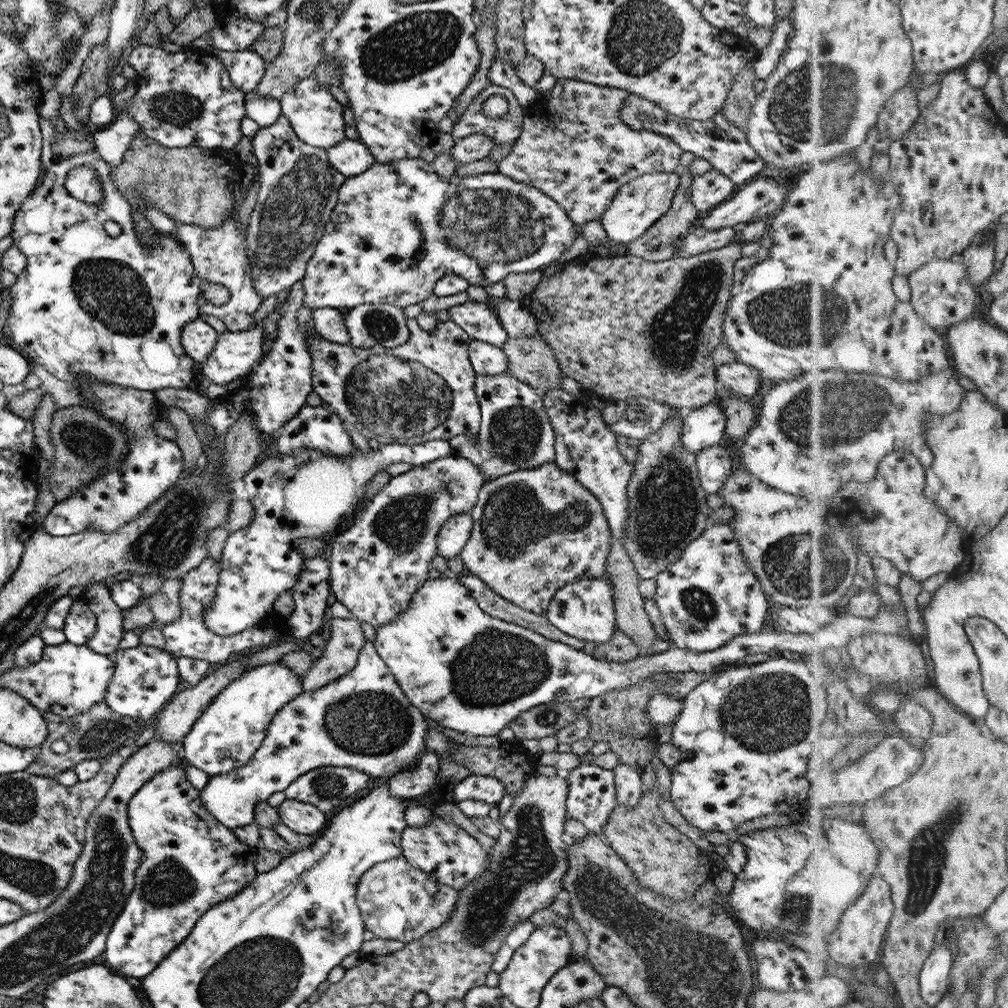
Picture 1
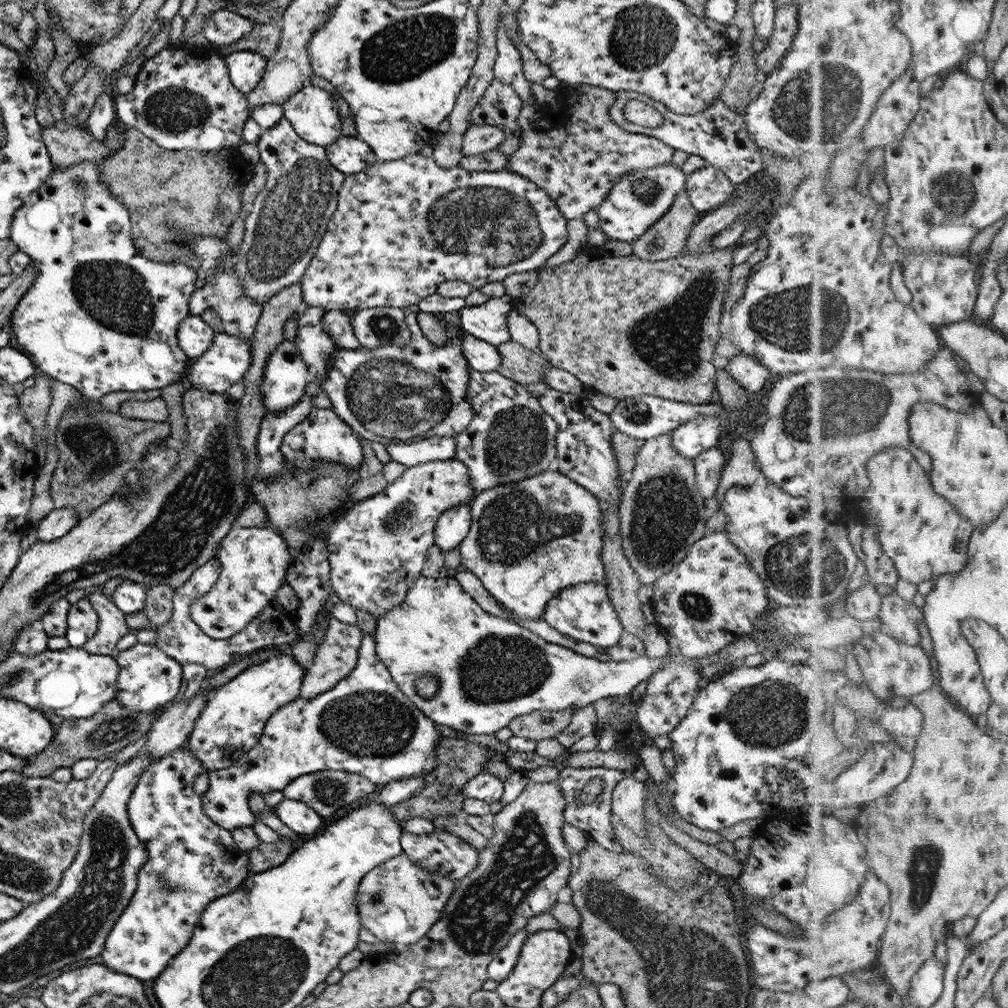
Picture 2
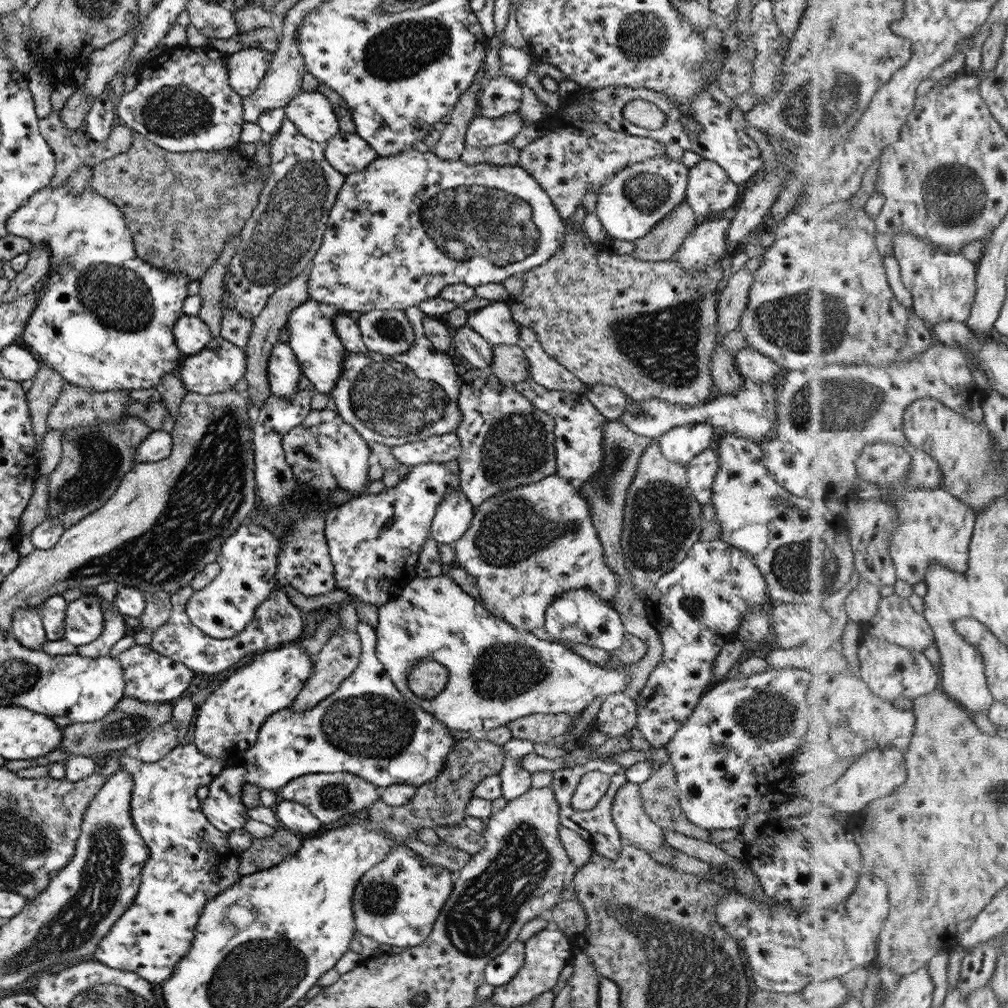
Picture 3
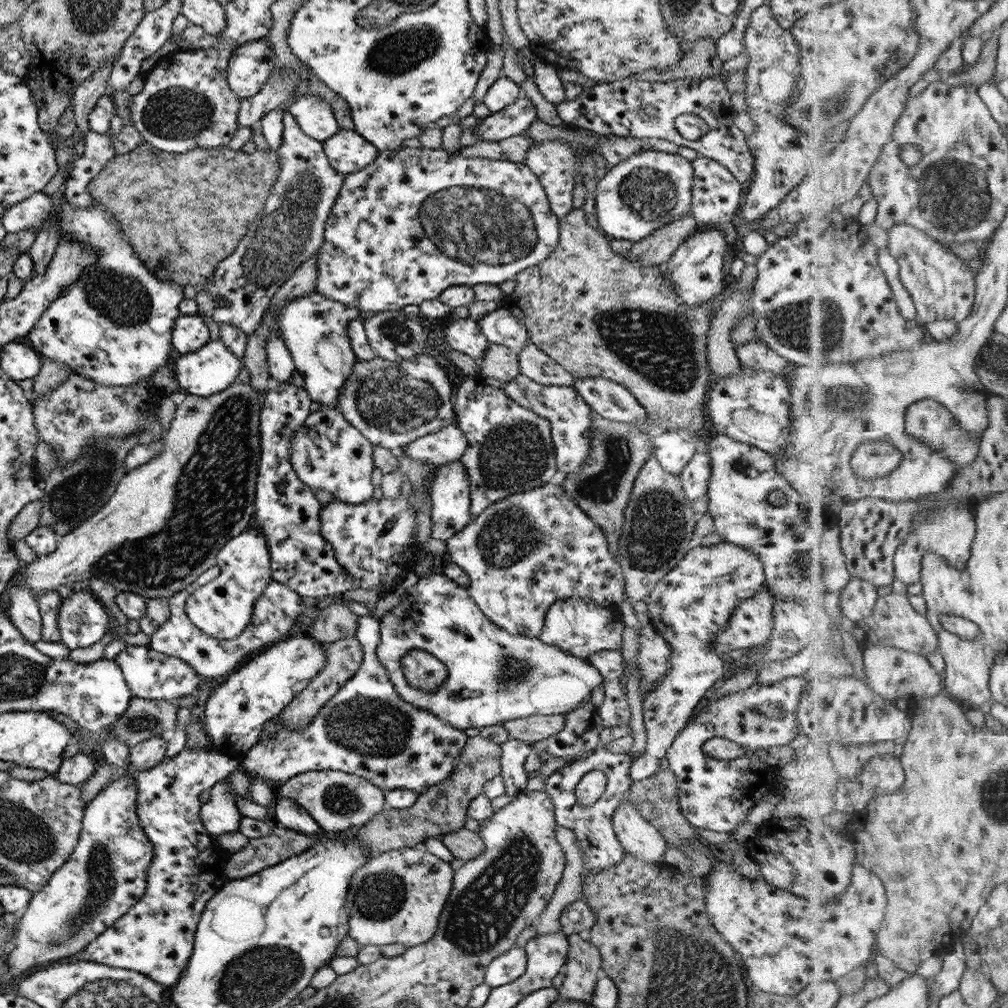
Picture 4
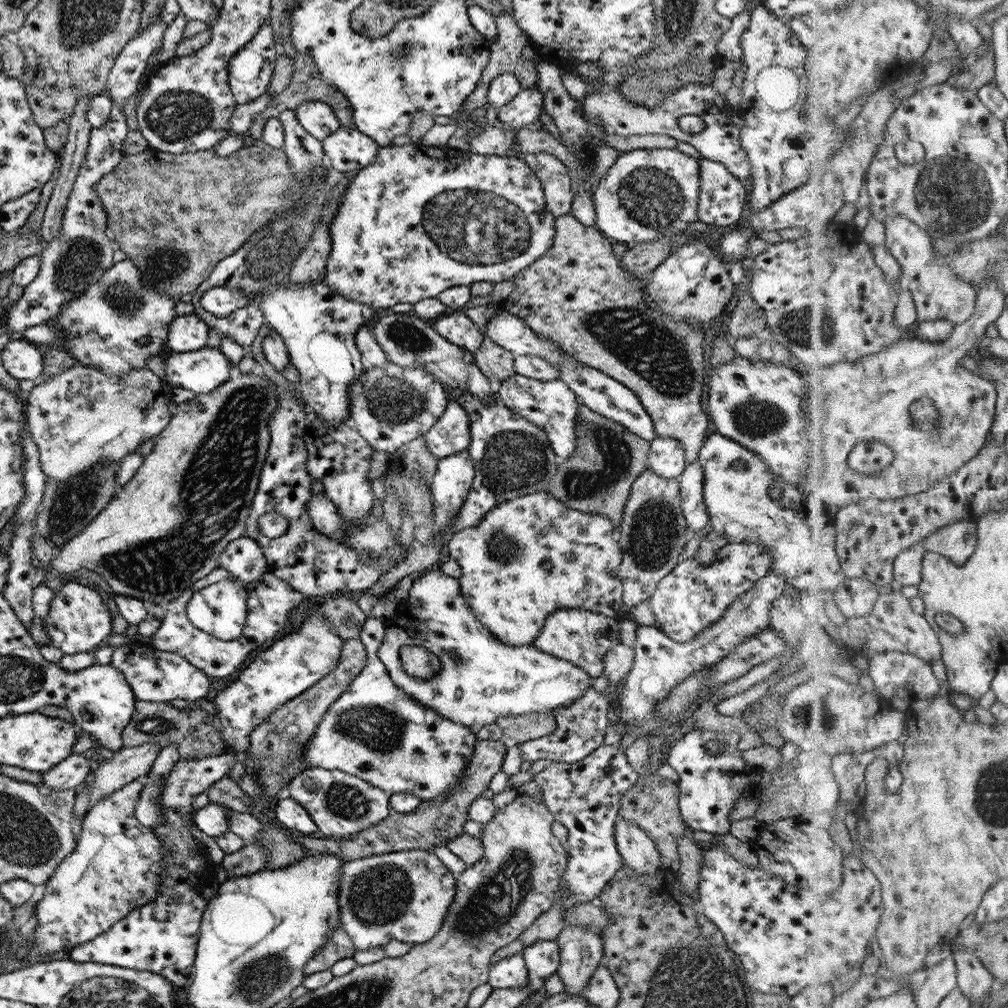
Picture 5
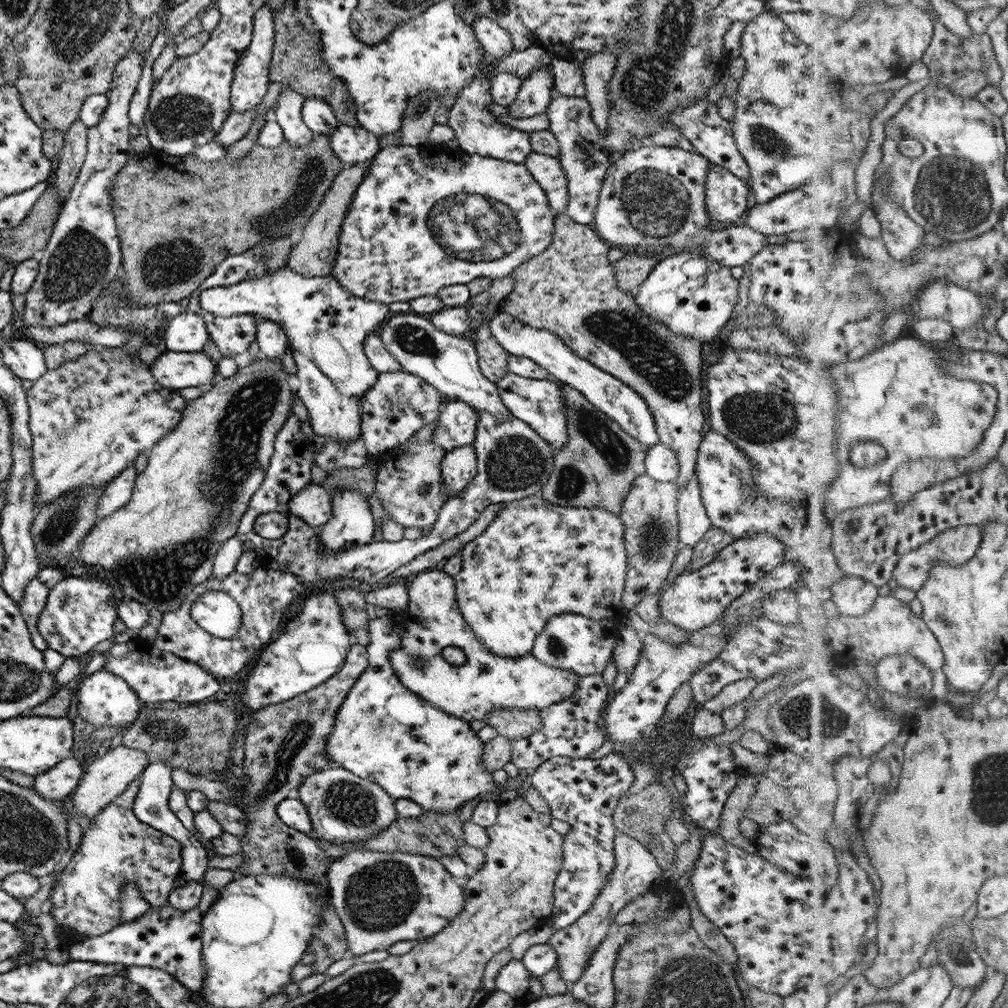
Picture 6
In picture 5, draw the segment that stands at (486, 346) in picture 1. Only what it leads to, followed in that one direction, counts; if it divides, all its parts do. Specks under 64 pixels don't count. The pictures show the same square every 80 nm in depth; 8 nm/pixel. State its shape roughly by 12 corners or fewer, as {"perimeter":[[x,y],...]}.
{"perimeter":[[460,309],[437,317],[433,329],[471,353],[483,332]]}

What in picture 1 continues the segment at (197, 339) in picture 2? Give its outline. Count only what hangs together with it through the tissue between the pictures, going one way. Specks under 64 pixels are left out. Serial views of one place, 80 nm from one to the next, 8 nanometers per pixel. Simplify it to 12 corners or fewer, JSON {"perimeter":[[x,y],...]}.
{"perimeter":[[194,318],[181,329],[185,354],[198,364],[211,352],[216,336]]}

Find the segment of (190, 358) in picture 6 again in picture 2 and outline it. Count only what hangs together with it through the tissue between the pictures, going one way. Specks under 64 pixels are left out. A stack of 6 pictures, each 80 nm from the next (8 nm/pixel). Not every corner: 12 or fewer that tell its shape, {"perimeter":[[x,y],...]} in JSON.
{"perimeter":[[215,334],[189,360],[187,388],[225,394],[251,360],[249,340]]}

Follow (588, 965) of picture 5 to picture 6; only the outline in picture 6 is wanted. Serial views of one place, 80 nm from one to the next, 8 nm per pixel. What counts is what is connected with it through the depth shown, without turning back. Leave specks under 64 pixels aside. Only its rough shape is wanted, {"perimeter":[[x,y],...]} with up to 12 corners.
{"perimeter":[[615,831],[614,870],[593,904],[546,942],[568,987],[613,915],[662,872],[647,848]]}

